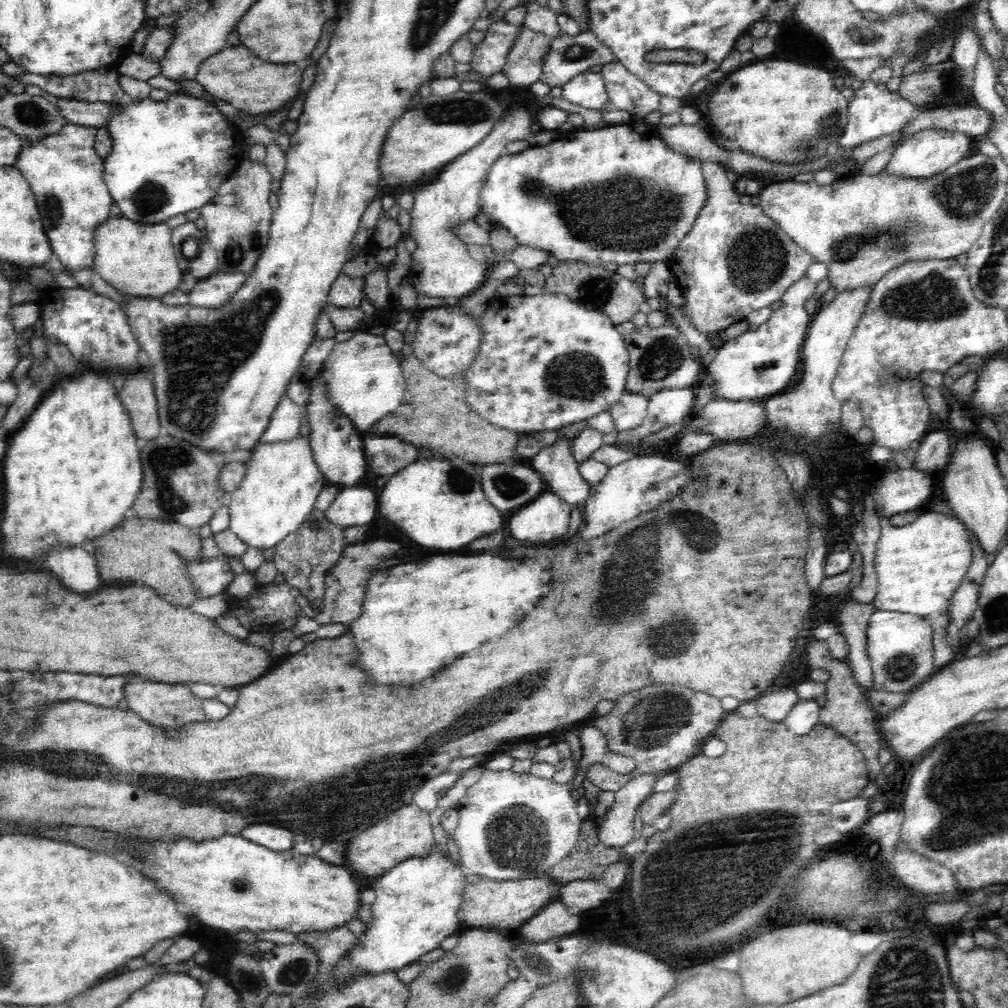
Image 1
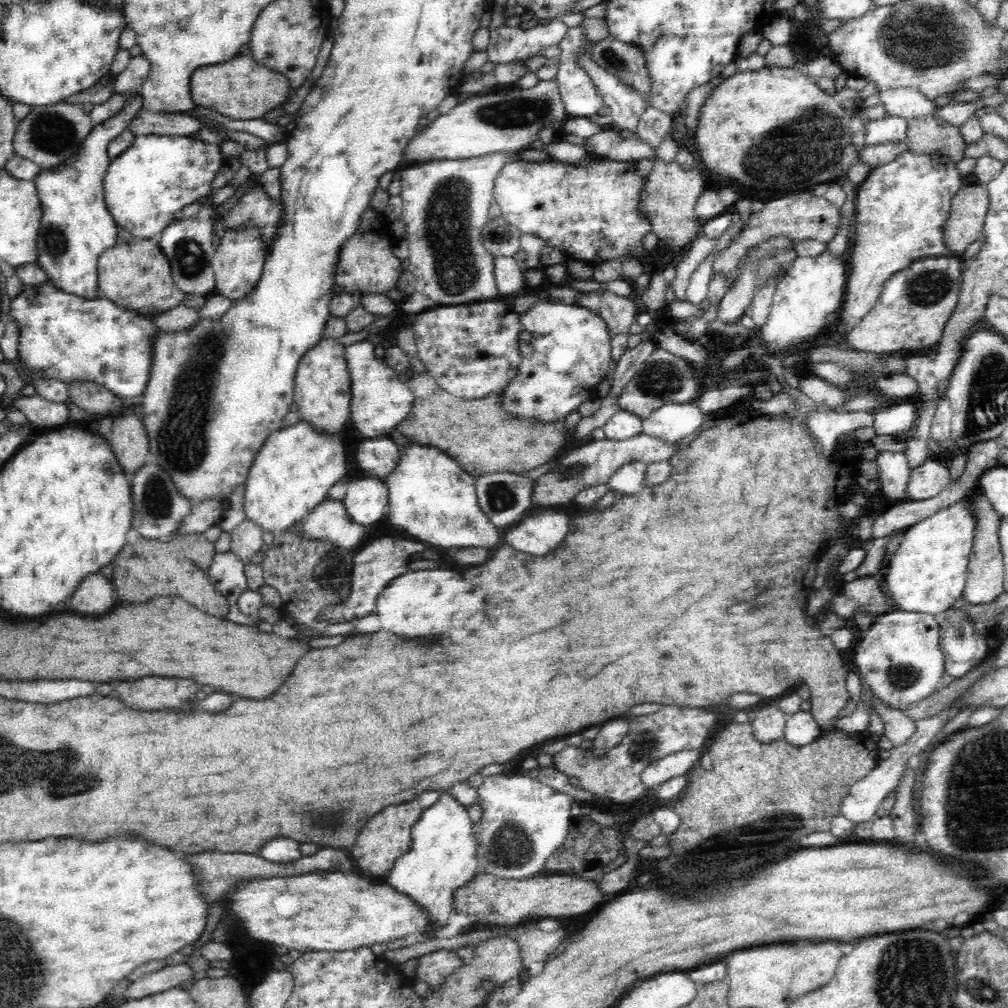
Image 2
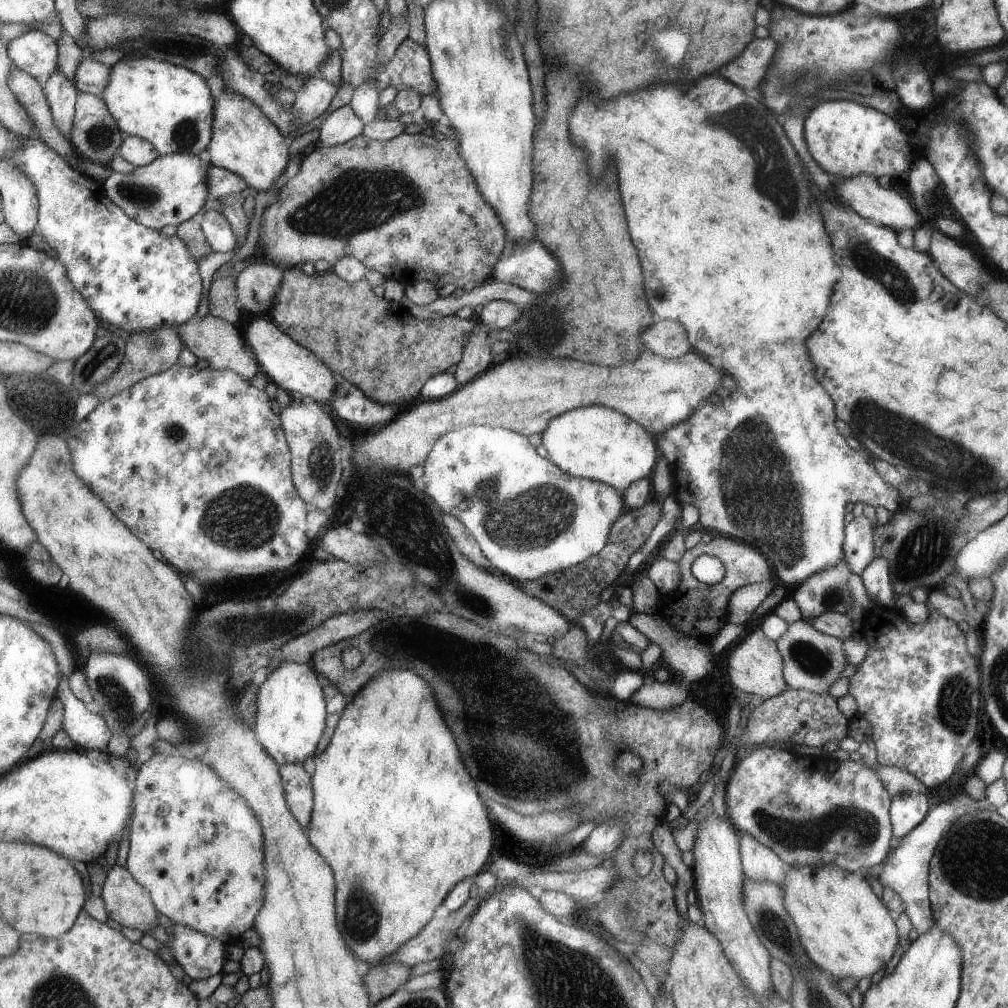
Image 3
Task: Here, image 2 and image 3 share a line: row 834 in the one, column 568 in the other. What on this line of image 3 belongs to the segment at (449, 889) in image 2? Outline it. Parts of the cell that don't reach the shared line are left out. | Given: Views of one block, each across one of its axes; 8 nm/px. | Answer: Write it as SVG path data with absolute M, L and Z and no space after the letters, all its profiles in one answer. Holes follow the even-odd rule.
M604 405L580 407L552 419L539 435L539 443L546 448L550 460L573 477L602 481L617 489L628 488L652 472L658 450L654 436L631 417Z

